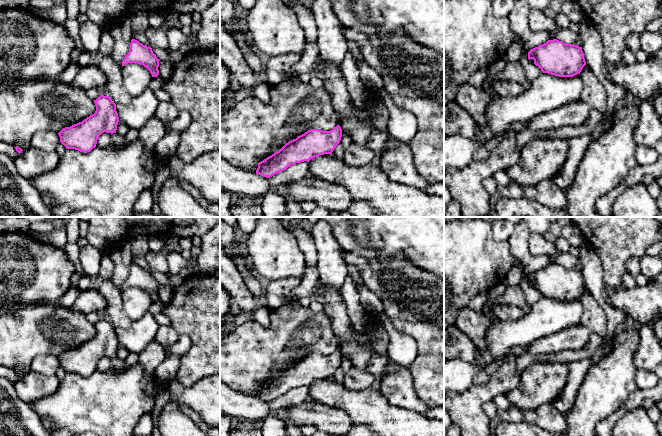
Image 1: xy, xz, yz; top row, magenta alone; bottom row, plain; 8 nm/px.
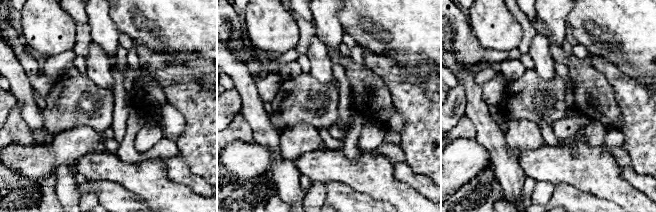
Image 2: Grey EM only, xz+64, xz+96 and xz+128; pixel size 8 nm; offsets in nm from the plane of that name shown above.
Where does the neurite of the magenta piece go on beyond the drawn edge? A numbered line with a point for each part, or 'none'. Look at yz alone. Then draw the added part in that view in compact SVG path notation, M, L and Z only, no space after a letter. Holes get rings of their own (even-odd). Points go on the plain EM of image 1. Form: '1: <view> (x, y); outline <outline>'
none

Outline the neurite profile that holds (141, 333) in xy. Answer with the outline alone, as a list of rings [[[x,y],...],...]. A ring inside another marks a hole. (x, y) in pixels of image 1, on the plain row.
[[[147,312],[137,321],[133,321],[128,328],[116,329],[119,344],[129,352],[139,354],[155,339],[159,324],[154,315]]]

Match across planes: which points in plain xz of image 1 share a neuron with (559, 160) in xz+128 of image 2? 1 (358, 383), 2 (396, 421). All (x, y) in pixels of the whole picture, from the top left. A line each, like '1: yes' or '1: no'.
1: no
2: yes

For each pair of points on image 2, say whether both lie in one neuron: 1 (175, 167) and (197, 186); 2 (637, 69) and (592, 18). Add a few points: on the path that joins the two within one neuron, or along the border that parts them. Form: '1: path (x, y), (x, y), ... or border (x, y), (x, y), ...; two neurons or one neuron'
1: path (180, 172), (192, 181); one neuron
2: path (622, 63), (613, 53), (613, 43), (607, 33); one neuron

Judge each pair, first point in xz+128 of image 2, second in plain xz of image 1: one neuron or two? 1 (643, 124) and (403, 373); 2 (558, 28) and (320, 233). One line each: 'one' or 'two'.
1: two
2: one

